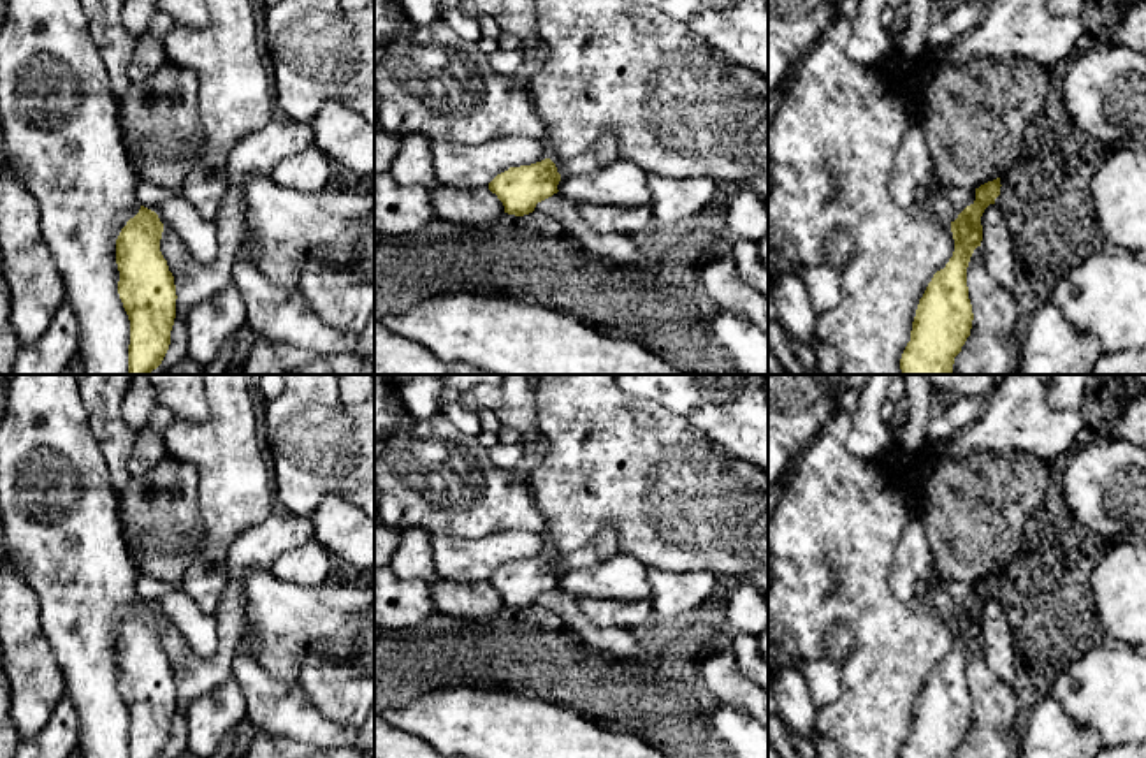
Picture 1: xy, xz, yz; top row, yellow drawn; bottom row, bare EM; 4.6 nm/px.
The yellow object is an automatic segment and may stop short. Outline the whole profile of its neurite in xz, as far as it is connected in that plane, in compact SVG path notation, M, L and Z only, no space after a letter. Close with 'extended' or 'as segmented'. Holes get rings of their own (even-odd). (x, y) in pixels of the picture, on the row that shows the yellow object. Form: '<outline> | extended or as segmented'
M550 158L531 165L510 167L497 174L489 190L497 195L504 213L524 216L534 211L536 204L557 193L561 174Z | as segmented

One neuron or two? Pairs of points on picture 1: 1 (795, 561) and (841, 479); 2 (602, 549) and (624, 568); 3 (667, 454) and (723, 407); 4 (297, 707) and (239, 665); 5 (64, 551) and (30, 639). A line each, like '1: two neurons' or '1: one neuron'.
1: one neuron
2: two neurons
3: two neurons
4: one neuron
5: two neurons

